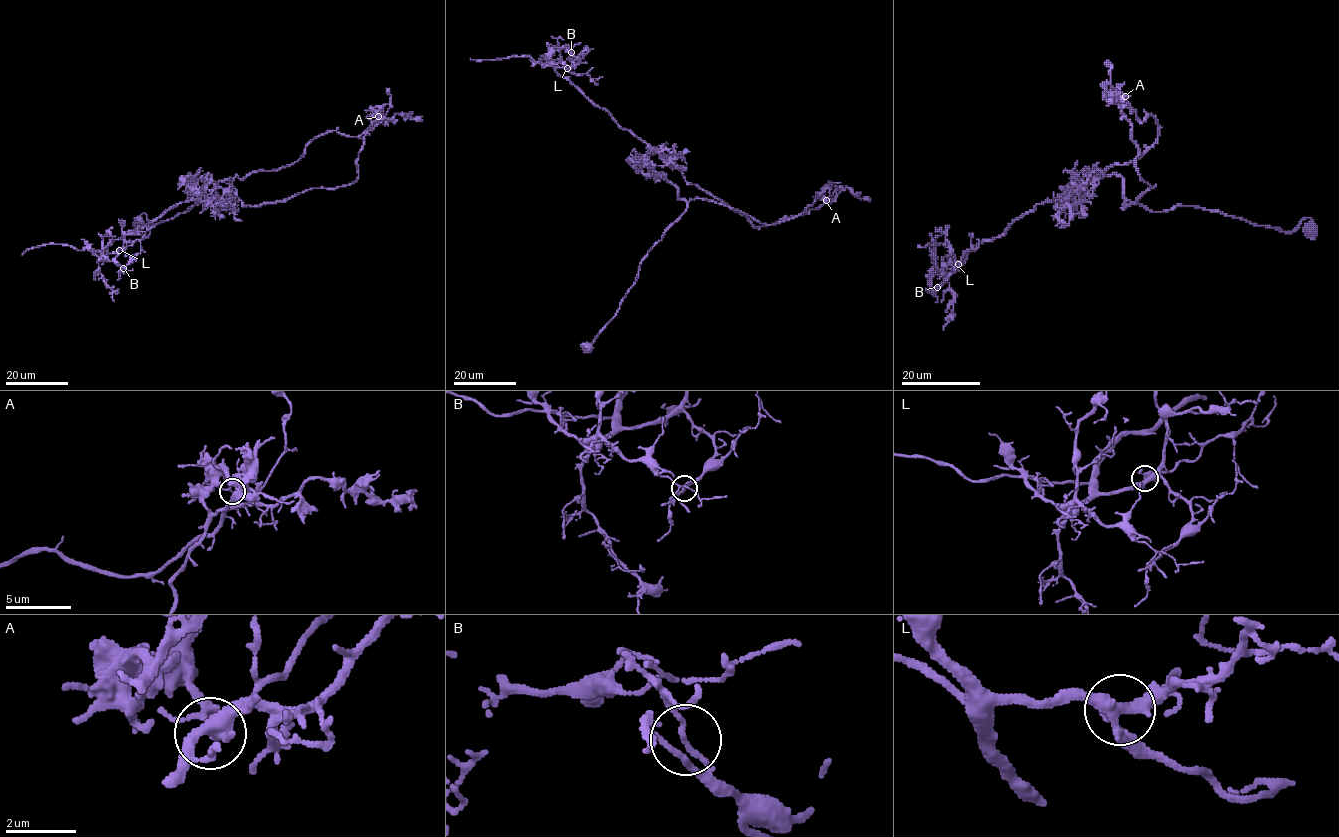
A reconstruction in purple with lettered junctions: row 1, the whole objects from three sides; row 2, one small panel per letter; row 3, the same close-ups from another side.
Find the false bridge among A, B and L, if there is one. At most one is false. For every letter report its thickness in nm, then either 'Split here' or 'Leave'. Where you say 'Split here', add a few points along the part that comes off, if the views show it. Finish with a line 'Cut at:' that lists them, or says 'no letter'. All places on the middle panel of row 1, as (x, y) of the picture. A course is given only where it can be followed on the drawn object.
A: Thickness 130 nm. Split here. Course of the part to remove: (825, 200), (803, 214), (754, 227), (685, 181), (664, 153), (622, 129), (551, 66), (529, 56), (470, 59)
B: Thickness 130 nm. Leave
L: Thickness 320 nm. Leave
Cut at: A

